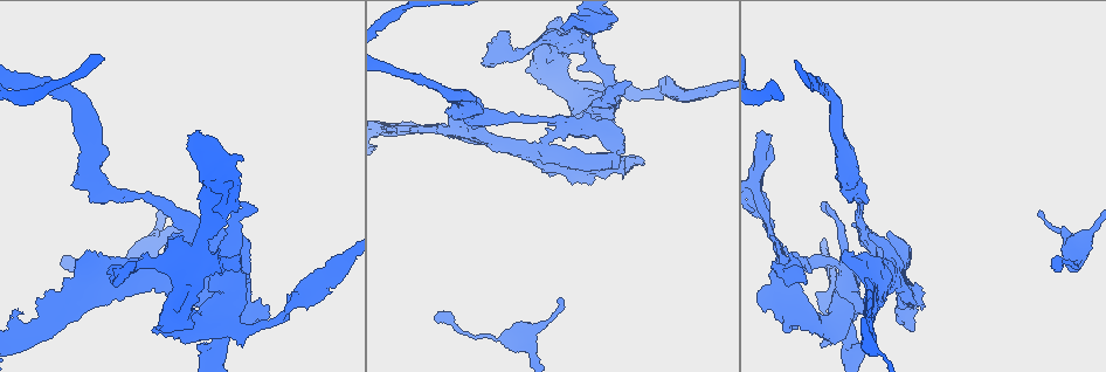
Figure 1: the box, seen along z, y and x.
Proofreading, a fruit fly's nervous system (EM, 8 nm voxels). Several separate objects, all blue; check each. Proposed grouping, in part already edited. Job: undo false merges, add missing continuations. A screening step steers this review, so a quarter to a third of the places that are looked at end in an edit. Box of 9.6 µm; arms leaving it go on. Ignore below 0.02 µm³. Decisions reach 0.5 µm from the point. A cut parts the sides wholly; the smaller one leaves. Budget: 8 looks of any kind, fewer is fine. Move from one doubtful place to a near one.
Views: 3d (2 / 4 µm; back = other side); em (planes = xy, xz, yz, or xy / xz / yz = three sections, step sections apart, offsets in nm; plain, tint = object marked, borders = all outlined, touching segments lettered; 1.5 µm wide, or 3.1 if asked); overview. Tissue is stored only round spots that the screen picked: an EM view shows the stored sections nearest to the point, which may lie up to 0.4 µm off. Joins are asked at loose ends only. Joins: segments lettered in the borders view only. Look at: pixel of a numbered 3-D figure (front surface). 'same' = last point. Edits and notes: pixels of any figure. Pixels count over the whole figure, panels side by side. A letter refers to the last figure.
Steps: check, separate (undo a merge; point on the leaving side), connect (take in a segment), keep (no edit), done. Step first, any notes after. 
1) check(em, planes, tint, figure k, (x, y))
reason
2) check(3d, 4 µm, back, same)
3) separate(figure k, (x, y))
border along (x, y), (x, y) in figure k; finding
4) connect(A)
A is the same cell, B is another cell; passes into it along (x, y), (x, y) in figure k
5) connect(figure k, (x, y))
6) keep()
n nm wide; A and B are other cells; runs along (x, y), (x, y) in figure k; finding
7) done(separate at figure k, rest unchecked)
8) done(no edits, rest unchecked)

check(3d, 4 µm, figure 1, (61, 260))
thin end

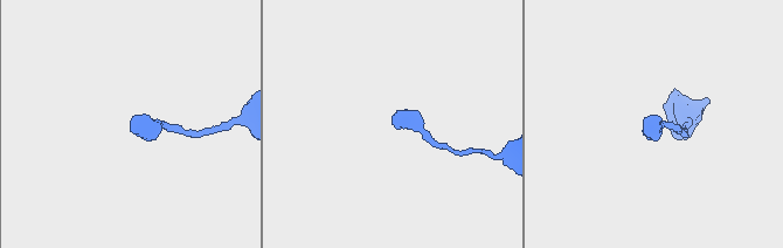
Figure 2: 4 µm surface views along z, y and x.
check(em, planes, borders, figure 2, (649, 121))
need the tissue

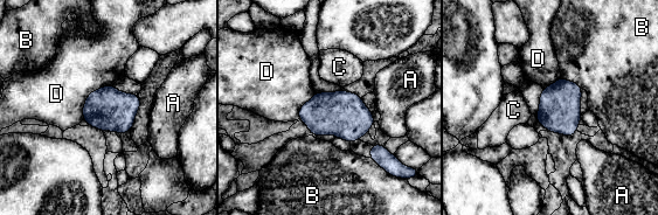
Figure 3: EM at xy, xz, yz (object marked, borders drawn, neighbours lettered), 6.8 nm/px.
keep()
A, B, C and D are other cells; border along (112, 84), (88, 96), (83, 119) in figure 3; no lettered segment goes on from it

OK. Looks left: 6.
check(em, yz, step 4, tint, figure 1, (1039, 211))
branch stops here

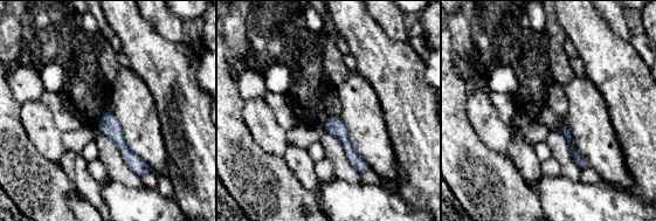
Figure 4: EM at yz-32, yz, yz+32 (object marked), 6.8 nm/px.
check(em, planes, borders, same)
another direction

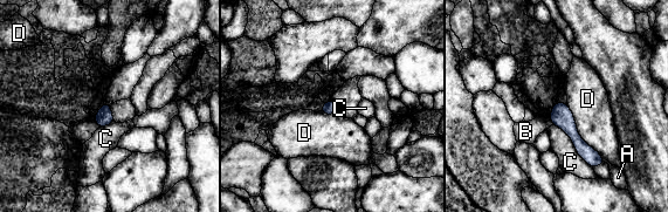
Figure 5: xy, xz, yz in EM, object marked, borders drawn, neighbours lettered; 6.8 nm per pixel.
keep()
A, B, C and D are other cells; runs along (558, 106), (560, 115), (593, 163) in figure 5; no lettered segment goes on from it

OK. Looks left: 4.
check(em, planes, borders, figure 1, (165, 332))
stops while still wide

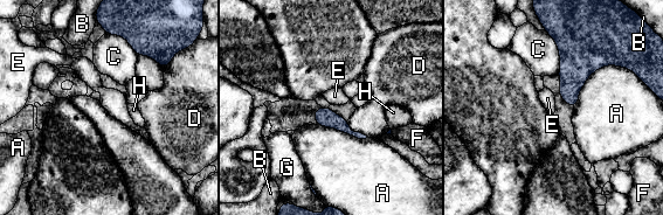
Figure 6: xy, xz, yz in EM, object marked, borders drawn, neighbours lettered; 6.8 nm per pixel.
keep()
A, B, C, D, E, F, G and H are other cells; border along (648, 88), (605, 64), (574, 108) in figure 6; none of them fits

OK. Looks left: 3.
done(no edits, rest unchecked)

